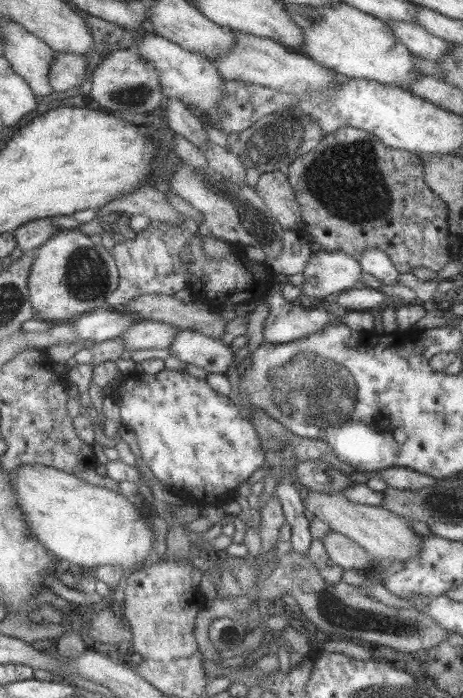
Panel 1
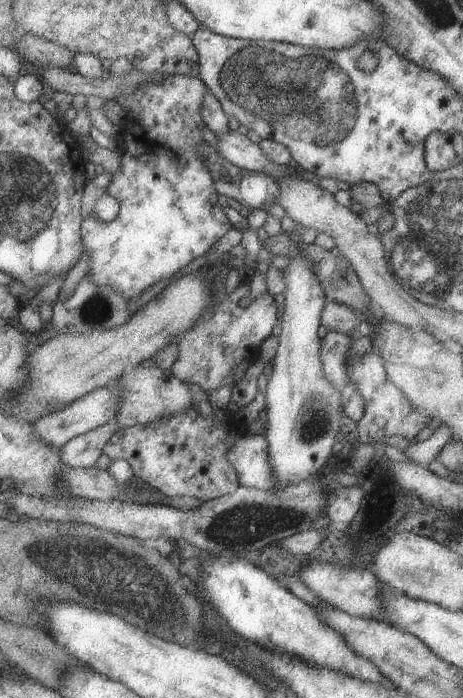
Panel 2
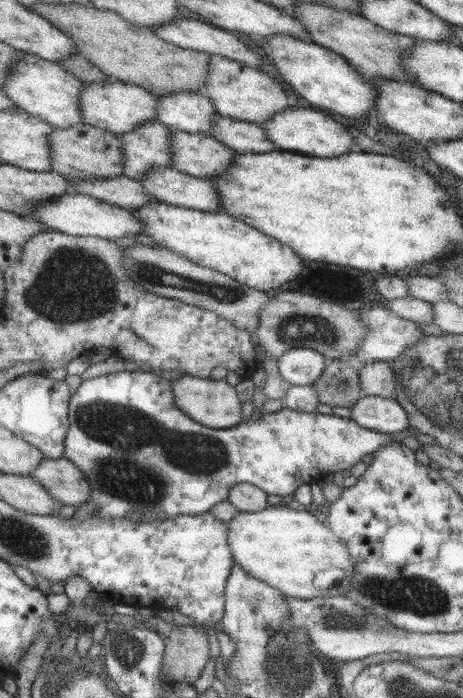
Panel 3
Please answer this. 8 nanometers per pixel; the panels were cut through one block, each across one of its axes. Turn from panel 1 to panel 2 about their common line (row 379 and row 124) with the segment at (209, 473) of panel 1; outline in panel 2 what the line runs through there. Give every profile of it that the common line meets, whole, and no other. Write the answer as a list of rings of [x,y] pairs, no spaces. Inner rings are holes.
[[[177,74],[165,76],[165,80],[157,86],[145,84],[129,96],[115,98],[115,102],[127,112],[127,120],[121,126],[123,130],[117,136],[117,152],[123,164],[111,176],[111,184],[105,194],[117,202],[119,212],[115,220],[107,224],[85,218],[81,224],[81,234],[83,250],[89,256],[89,276],[93,278],[93,282],[117,288],[123,298],[127,298],[127,302],[139,298],[145,288],[157,284],[159,280],[165,280],[173,272],[187,266],[193,258],[203,256],[203,252],[207,252],[225,232],[233,230],[221,206],[217,204],[213,180],[197,156],[197,142],[203,140],[199,134],[199,102],[203,98],[203,92],[205,86],[199,78],[187,78]]]

